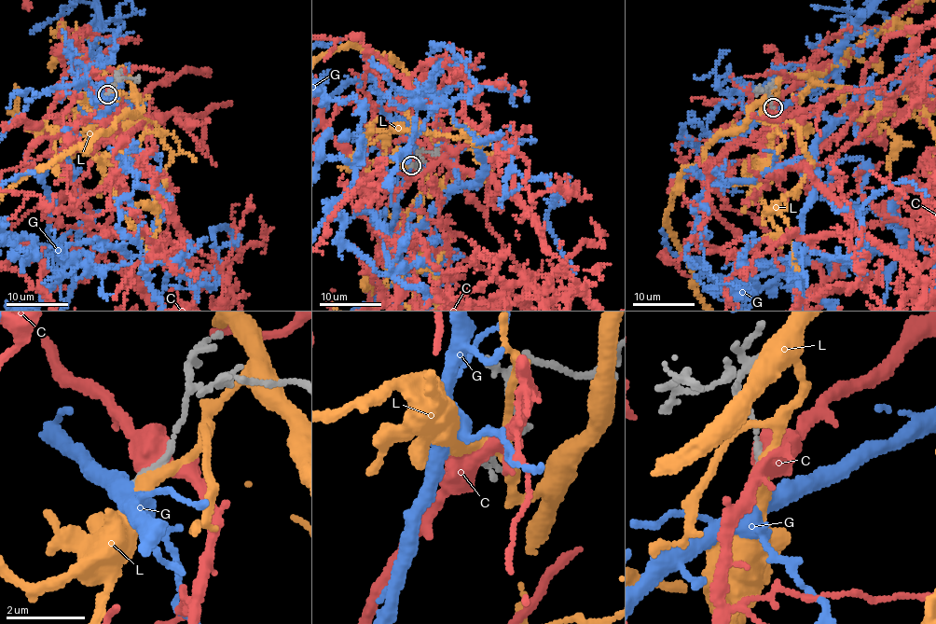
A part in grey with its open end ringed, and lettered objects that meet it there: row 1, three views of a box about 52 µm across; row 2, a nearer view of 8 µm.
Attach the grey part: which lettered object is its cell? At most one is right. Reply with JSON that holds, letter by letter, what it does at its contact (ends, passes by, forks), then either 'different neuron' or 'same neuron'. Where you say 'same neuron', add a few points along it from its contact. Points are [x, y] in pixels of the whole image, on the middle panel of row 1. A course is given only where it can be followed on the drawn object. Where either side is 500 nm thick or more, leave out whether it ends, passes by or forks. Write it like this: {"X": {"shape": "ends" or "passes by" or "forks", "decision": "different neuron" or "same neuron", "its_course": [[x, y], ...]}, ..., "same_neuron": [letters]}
{"C": {"shape": "forks", "decision": "different neuron"}, "G": {"shape": "passes by", "decision": "different neuron"}, "L": {"shape": "passes by", "decision": "different neuron"}, "same_neuron": []}

